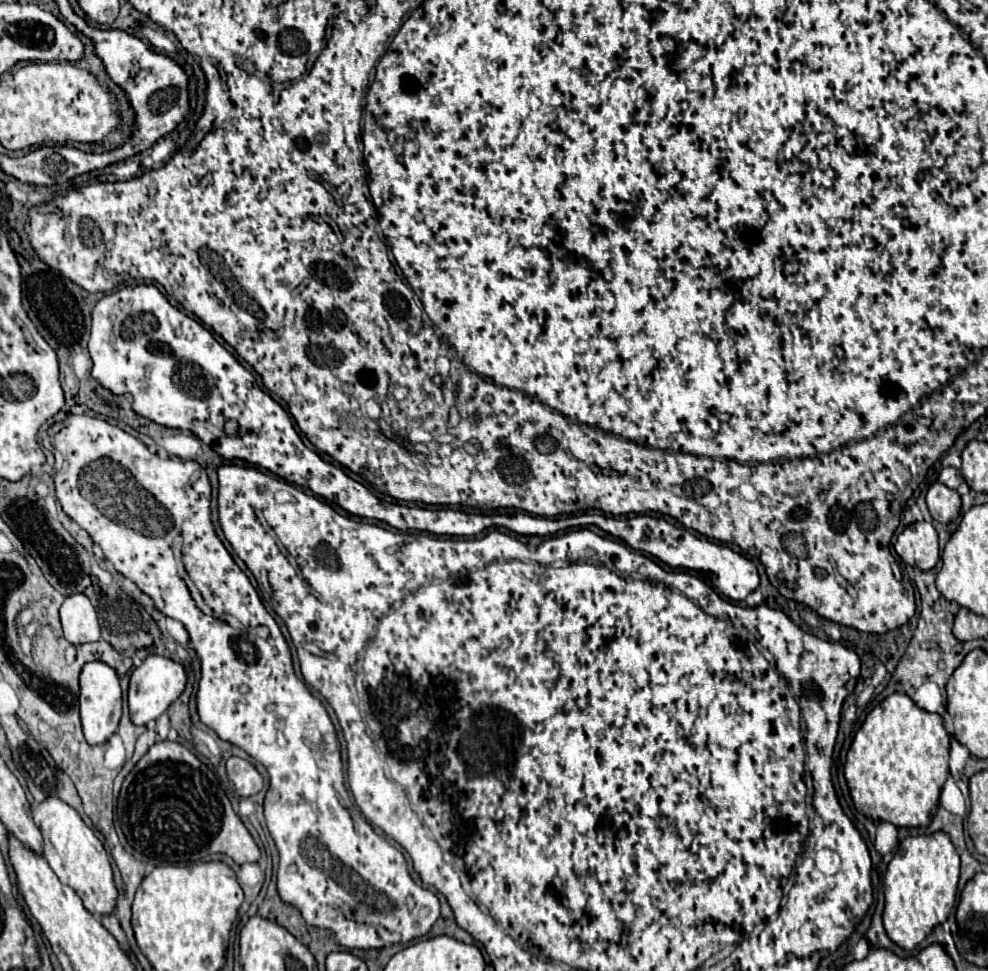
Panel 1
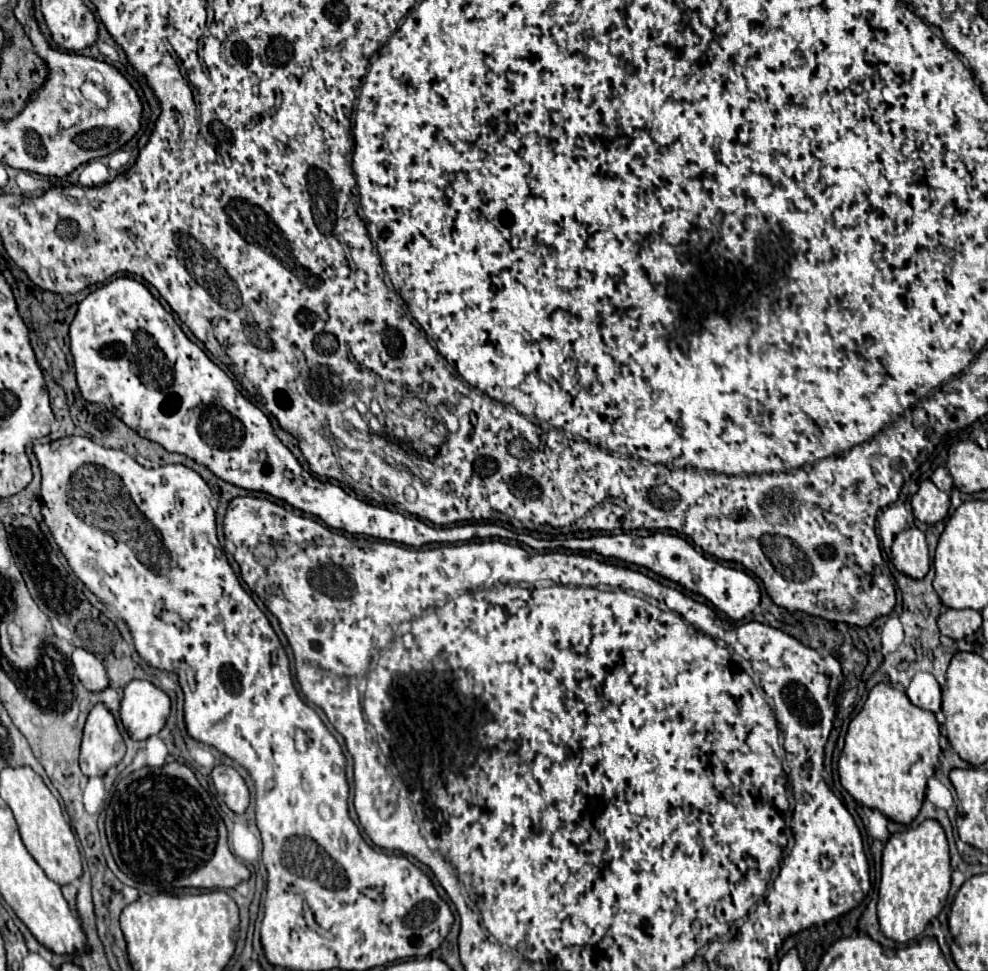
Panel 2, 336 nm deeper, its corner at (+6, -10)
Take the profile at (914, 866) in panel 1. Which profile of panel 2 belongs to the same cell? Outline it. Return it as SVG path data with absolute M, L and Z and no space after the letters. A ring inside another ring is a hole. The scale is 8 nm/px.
M936 820L896 832L888 838L882 852L882 880L878 890L878 920L886 938L908 942L940 914L946 904L952 869L944 828Z

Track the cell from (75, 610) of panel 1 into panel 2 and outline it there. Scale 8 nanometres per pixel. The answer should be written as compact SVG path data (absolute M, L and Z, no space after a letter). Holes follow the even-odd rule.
M76 648L72 654L72 664L74 664L74 670L76 670L82 686L88 692L102 692L110 686L106 670L94 654L90 654L82 648Z

